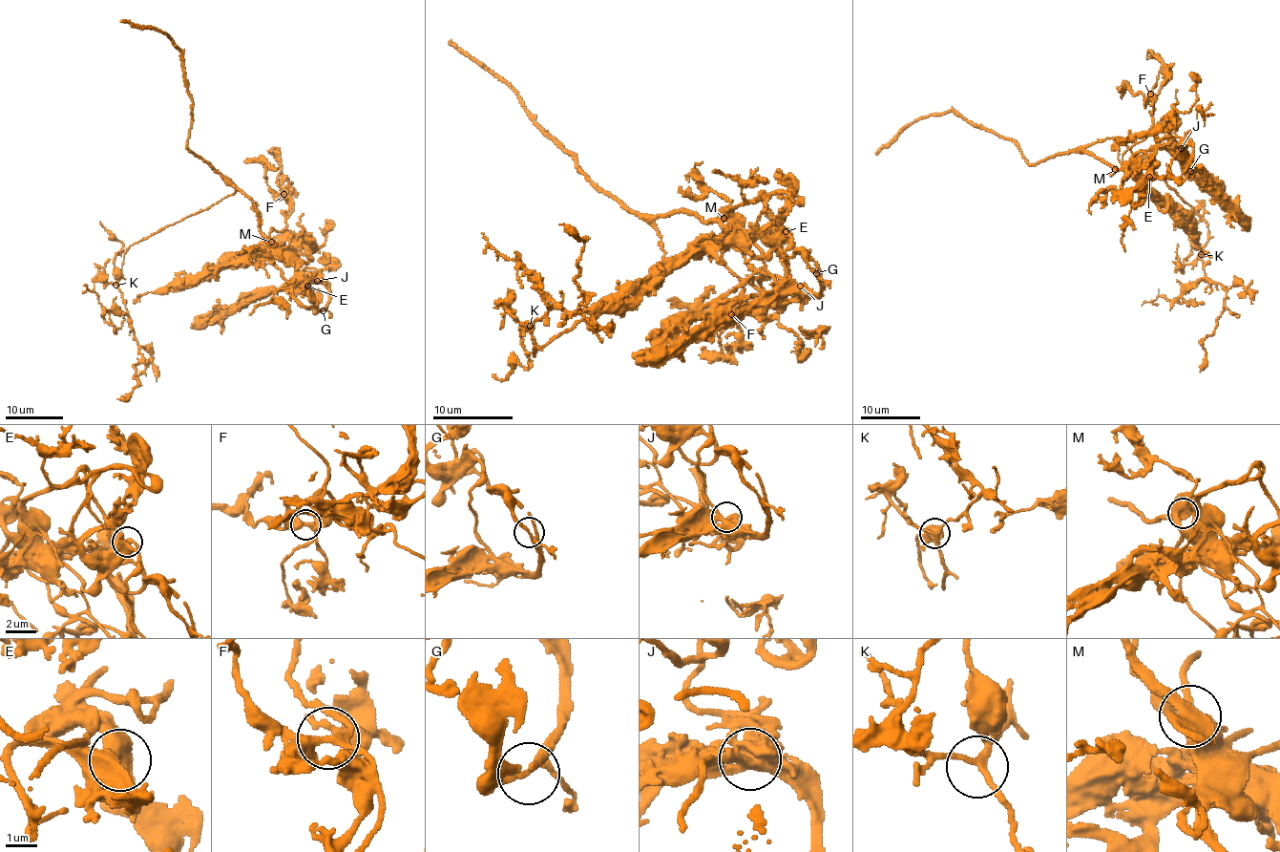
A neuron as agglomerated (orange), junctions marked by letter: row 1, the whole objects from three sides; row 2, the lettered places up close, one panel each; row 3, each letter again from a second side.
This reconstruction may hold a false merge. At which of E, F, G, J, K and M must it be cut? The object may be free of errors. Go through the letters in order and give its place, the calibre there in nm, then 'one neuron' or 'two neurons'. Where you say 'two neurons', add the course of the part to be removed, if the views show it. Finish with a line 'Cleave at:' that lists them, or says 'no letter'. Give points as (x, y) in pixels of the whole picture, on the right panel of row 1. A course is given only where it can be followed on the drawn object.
E: place (1149, 177); calibre 480 nm; one neuron
F: place (1150, 94); calibre 280 nm; one neuron
G: place (1190, 171); calibre 150 nm; one neuron
J: place (1181, 148); calibre 460 nm; one neuron
K: place (1201, 254); calibre 170 nm; one neuron
M: place (1115, 169); calibre 400 nm; one neuron
Cleave at: no letter

